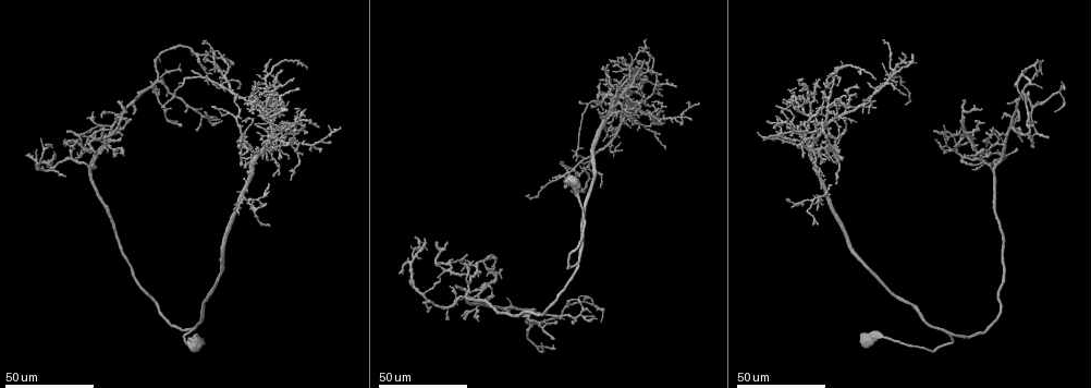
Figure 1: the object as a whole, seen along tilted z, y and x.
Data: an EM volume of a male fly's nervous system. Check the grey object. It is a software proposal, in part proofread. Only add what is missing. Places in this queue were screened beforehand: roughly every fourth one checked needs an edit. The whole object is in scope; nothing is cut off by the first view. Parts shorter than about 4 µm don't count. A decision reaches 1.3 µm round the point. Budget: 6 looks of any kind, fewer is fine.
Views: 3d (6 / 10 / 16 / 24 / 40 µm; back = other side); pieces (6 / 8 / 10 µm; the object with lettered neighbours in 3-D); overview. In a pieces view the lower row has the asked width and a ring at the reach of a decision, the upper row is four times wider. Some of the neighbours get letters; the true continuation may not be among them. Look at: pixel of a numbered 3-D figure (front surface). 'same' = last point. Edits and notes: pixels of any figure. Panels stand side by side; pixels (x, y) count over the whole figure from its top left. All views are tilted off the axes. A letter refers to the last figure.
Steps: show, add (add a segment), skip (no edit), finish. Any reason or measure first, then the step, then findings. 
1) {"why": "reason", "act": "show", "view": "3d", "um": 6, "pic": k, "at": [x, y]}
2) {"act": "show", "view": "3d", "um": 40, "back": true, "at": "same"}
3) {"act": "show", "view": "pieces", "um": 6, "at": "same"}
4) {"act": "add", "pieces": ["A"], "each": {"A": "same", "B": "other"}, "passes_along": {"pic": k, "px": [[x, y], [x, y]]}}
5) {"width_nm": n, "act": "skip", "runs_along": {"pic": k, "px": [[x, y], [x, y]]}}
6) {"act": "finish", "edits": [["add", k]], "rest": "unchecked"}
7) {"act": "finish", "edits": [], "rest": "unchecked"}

{"why": "thin end", "act": "show", "view": "3d", "um": 24, "pic": 1, "at": [106, 133]}

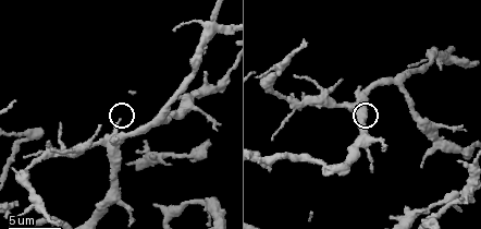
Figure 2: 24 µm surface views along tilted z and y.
{"act": "show", "view": "pieces", "um": 8, "pic": 2, "at": [119, 121]}

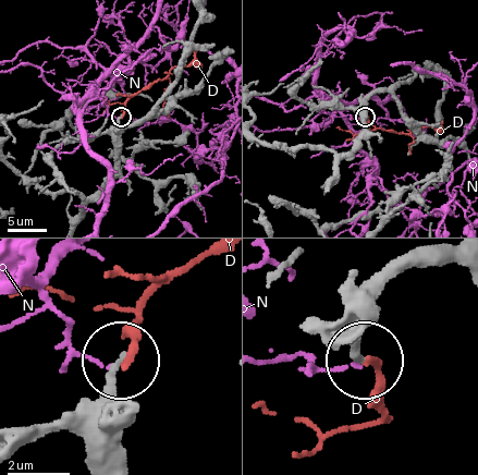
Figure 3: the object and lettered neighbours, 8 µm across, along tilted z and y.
{"act": "skip", "each": {"D": "other", "N": "other"}, "found": "no lettered segment goes on from it"}

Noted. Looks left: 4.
{"act": "show", "view": "3d", "um": 40, "pic": 1, "at": [1043, 60]}

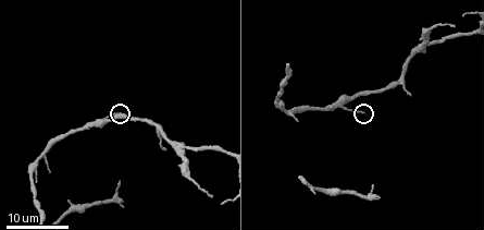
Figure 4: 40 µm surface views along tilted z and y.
{"act": "show", "view": "pieces", "um": 10, "pic": 4, "at": [365, 112]}

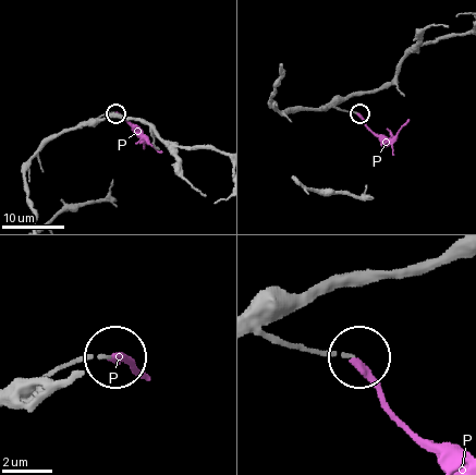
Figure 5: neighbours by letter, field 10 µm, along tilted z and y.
{"act": "add", "pieces": ["P"], "each": {"P": "same"}, "passes_along": {"pic": 5, "px": [[288, 346], [351, 356], [359, 375], [418, 436], [452, 451]]}, "found": "it goes on there"}

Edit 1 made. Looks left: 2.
{"act": "finish", "edits": [["add", 5]], "rest": "unchecked"}

